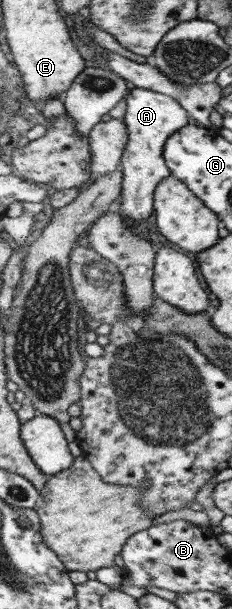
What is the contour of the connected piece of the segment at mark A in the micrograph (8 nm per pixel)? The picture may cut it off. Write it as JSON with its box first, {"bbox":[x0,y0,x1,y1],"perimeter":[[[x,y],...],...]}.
{"bbox":[118,87,190,226],"perimeter":[[[130,87],[125,94],[126,112],[122,122],[126,127],[126,146],[119,162],[121,168],[121,194],[118,212],[132,220],[132,226],[146,220],[153,210],[153,192],[162,180],[170,176],[162,157],[166,138],[190,123],[189,116],[173,98],[143,88]]]}

